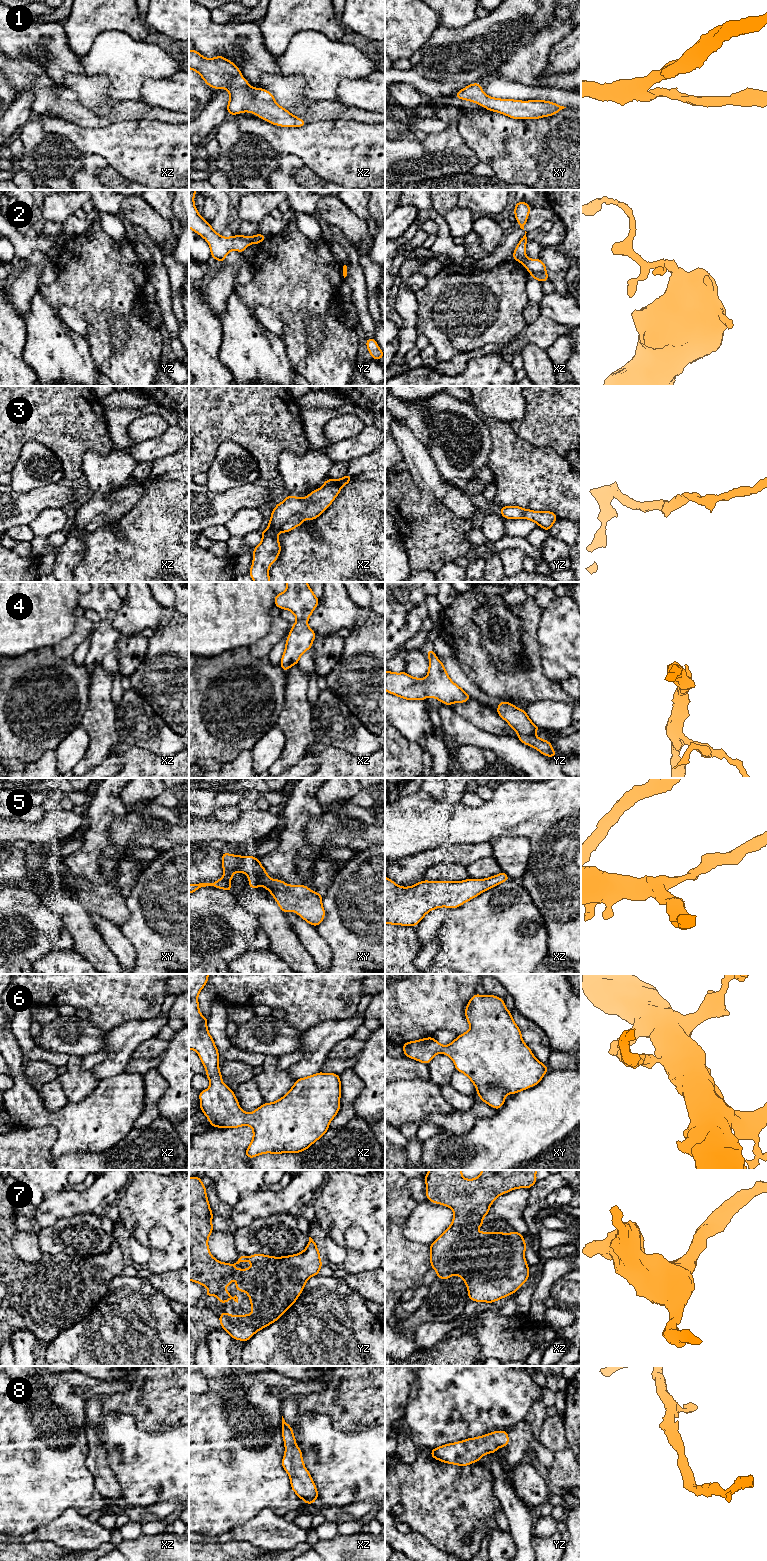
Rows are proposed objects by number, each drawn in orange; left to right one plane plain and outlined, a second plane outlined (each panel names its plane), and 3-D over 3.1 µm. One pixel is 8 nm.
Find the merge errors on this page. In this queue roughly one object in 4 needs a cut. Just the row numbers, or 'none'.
2

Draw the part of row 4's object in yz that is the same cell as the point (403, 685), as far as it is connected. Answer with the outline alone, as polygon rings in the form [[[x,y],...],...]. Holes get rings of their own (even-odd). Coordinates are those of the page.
[[[427,650],[427,655],[429,669],[425,679],[414,678],[405,671],[402,673],[385,671],[385,691],[411,701],[424,701],[430,696],[448,706],[472,699],[450,679],[434,650]]]

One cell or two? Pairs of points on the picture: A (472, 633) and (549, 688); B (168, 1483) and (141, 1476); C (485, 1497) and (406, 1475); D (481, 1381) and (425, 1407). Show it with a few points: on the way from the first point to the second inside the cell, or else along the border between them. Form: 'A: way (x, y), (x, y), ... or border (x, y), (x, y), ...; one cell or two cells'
A: way (475, 657), (503, 685), (525, 685); one cell
B: way (161, 1476), (148, 1476); one cell
C: way (465, 1497), (434, 1495), (426, 1489); one cell
D: way (467, 1387), (459, 1393), (443, 1396), (439, 1400); one cell

